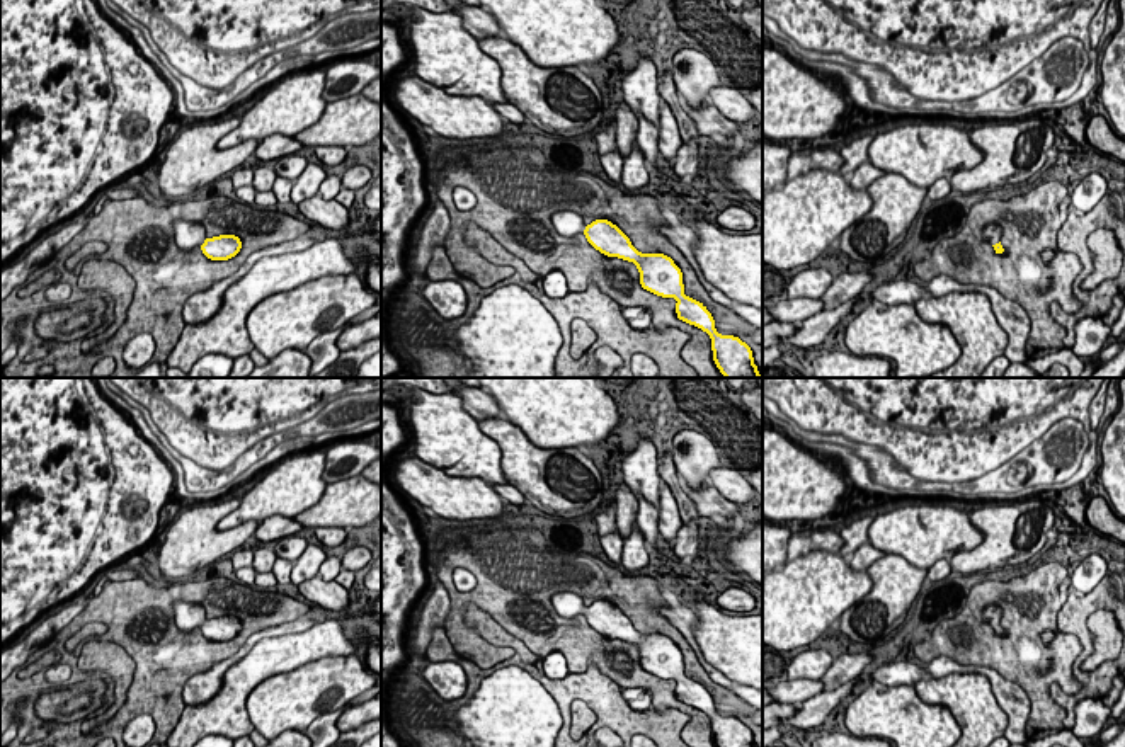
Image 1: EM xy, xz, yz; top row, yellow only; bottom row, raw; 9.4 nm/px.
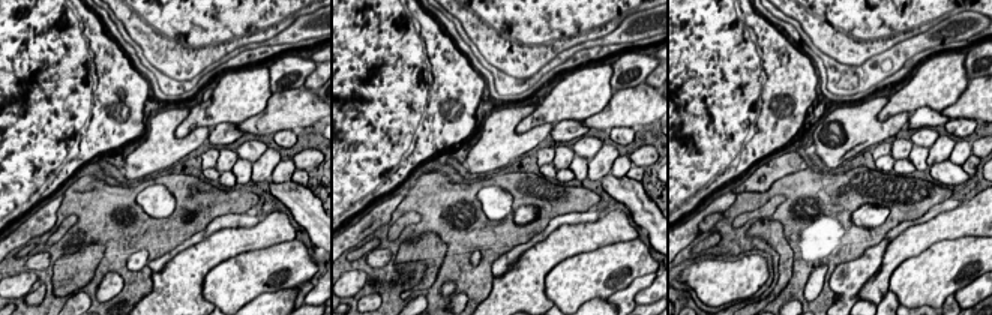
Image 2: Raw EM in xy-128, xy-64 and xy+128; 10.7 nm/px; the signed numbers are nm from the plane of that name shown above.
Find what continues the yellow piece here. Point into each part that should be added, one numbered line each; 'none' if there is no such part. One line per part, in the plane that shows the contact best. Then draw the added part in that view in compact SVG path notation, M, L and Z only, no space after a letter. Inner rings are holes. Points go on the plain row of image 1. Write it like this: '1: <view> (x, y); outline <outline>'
1: xy (188, 616); outline M175 601L174 619L180 631L201 628L206 621L204 607L196 602Z

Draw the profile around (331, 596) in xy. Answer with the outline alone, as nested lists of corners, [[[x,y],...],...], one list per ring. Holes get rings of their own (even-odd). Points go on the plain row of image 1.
[[[320,573],[296,589],[308,602],[315,602],[325,611],[345,613],[349,609],[349,589],[335,580],[323,580]]]

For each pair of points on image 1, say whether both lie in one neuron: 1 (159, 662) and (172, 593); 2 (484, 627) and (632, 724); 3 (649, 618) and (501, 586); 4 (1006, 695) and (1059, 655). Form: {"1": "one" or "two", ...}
{"1": "one", "2": "one", "3": "one", "4": "two"}

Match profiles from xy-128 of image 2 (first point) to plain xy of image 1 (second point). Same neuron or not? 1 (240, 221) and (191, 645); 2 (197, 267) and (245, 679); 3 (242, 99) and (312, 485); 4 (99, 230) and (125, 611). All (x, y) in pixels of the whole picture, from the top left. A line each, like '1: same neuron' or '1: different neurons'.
1: different neurons
2: same neuron
3: same neuron
4: same neuron

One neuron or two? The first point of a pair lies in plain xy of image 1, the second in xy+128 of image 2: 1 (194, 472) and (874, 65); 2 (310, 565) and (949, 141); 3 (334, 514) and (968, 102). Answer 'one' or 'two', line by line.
1: one
2: one
3: one

